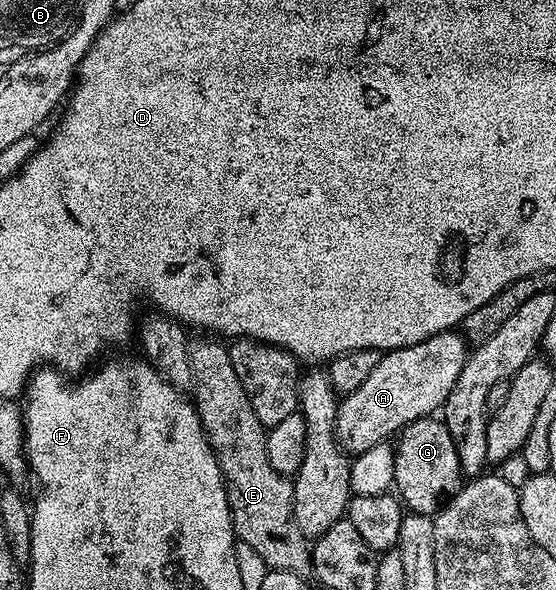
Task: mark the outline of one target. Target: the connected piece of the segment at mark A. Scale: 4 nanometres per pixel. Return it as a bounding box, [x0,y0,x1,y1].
[336,330,469,454]

